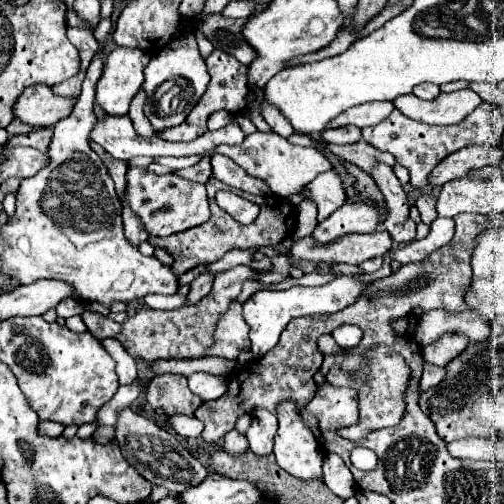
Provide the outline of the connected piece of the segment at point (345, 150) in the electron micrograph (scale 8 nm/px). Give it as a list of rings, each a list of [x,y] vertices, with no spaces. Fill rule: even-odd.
[[[358,141],[358,143],[350,143],[350,145],[324,145],[322,147],[324,151],[348,161],[348,163],[354,163],[358,165],[362,171],[370,171],[372,165],[376,161],[384,161],[388,165],[394,165],[396,159],[390,155],[390,153],[384,153],[384,151],[378,151],[376,147],[368,145],[366,141]]]

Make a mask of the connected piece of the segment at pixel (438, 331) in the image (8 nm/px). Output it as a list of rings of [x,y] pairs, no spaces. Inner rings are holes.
[[[436,309],[418,317],[412,339],[416,339],[420,347],[426,347],[444,333],[464,333],[470,341],[484,341],[490,337],[490,327],[480,315],[474,315],[472,311],[450,313]]]

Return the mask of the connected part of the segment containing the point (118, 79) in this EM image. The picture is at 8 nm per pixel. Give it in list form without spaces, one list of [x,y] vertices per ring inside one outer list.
[[[114,49],[104,63],[102,77],[96,85],[96,103],[108,115],[126,115],[130,101],[140,91],[144,67],[150,55],[142,49]]]

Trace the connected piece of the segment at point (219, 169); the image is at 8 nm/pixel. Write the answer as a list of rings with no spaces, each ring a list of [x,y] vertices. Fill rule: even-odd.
[[[222,154],[213,155],[211,158],[212,175],[220,179],[222,183],[248,191],[252,195],[270,195],[270,187],[262,179],[256,179],[248,175],[240,165],[237,165],[229,157]]]

